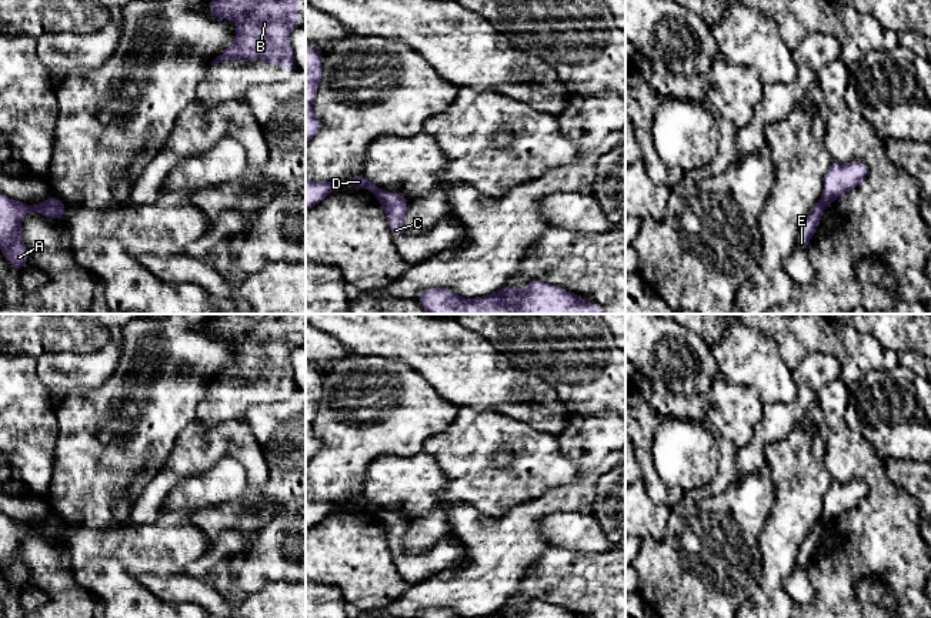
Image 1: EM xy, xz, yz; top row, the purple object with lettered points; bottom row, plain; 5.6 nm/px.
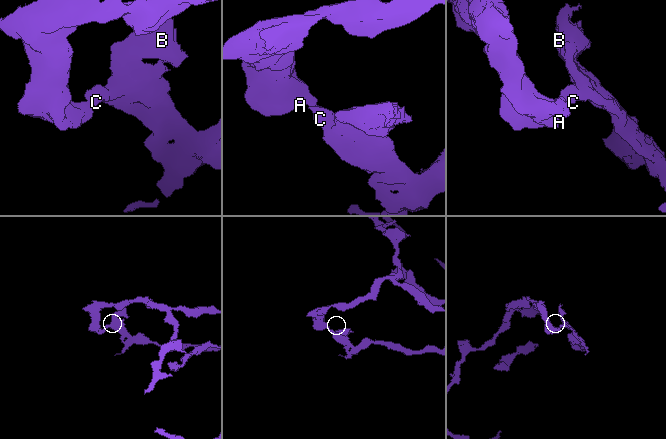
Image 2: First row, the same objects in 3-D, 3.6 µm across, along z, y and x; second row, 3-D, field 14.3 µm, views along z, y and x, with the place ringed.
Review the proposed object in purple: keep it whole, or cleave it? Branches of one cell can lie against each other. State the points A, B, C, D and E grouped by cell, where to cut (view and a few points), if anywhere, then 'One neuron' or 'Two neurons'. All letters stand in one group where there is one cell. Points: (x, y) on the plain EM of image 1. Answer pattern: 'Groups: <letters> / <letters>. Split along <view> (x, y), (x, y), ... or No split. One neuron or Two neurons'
Groups: A D E / B C. Split along yz (820, 520), (824, 525). Two neurons

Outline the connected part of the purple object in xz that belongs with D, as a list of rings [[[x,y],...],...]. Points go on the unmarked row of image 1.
[[[364,492],[350,497],[348,500],[340,501],[306,501],[306,531],[317,525],[323,518],[330,515],[338,505],[357,505],[366,508],[368,512],[376,514],[381,508],[364,497]]]

